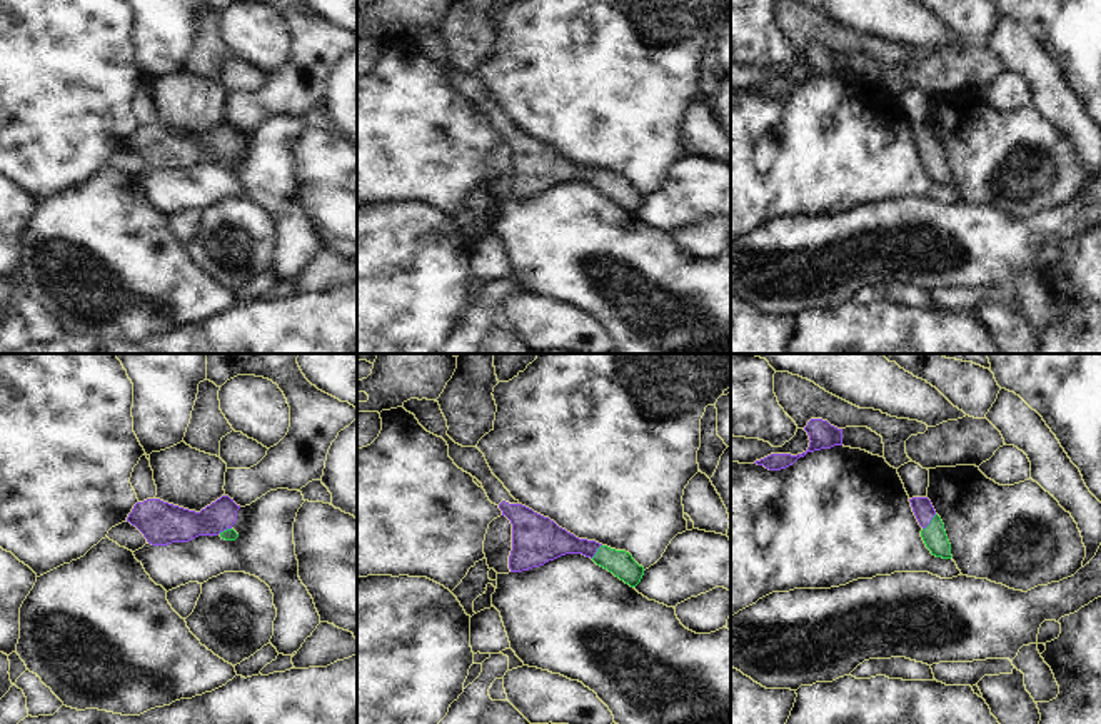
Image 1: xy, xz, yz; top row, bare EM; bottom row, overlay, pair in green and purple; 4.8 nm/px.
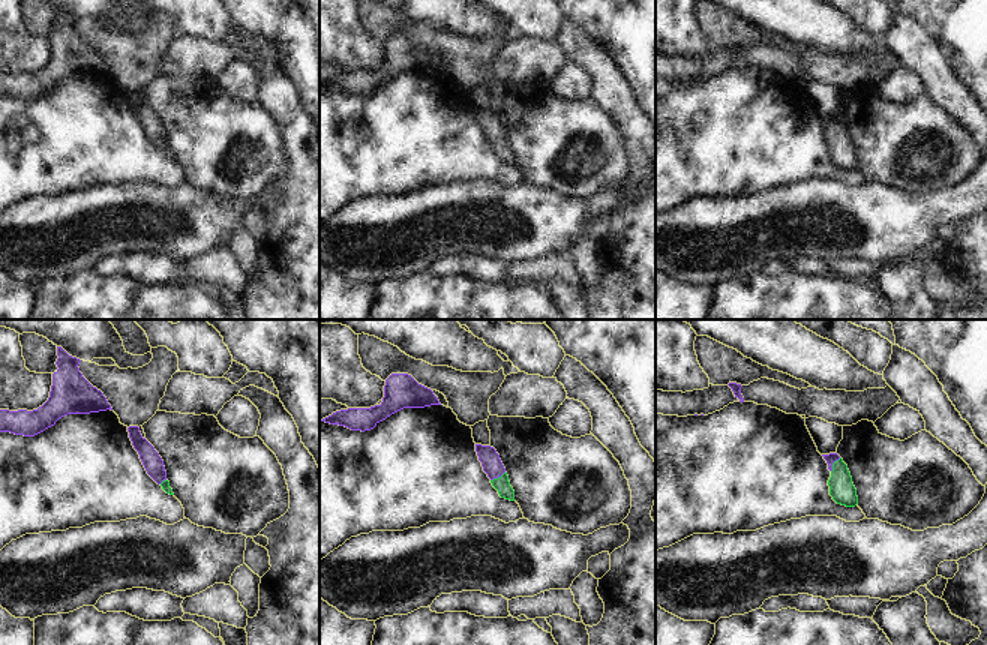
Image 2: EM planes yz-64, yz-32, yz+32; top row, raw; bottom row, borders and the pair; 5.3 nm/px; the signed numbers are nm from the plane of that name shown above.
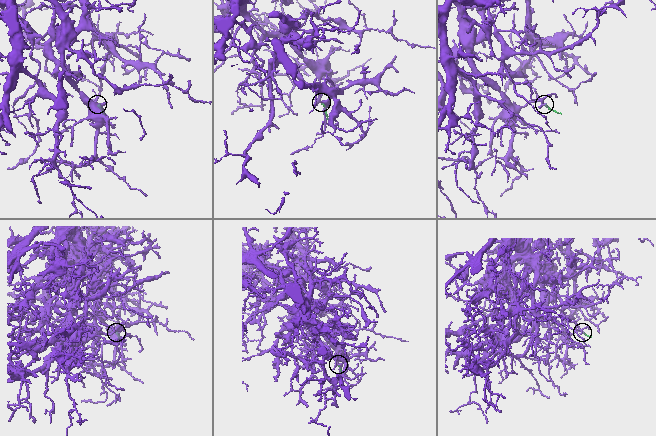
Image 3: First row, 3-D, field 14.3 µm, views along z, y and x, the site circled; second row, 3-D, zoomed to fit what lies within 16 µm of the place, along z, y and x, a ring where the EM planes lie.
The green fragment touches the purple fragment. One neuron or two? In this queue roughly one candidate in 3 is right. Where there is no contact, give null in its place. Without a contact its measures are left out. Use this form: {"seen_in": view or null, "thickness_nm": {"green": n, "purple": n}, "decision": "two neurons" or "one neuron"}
{"seen_in": "yz", "thickness_nm": {"green": 120, "purple": 100}, "decision": "one neuron"}

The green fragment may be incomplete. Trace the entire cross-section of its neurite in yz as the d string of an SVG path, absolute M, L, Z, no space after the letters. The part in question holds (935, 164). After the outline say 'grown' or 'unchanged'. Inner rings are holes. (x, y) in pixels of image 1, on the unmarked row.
M912 123L909 128L919 152L923 153L921 163L926 173L936 184L951 185L951 170L948 167L944 150L936 140L931 127L928 123Z; grown

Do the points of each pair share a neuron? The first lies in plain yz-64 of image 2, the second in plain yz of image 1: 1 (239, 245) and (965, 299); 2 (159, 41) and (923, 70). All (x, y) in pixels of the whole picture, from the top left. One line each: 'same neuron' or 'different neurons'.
1: different neurons
2: different neurons

